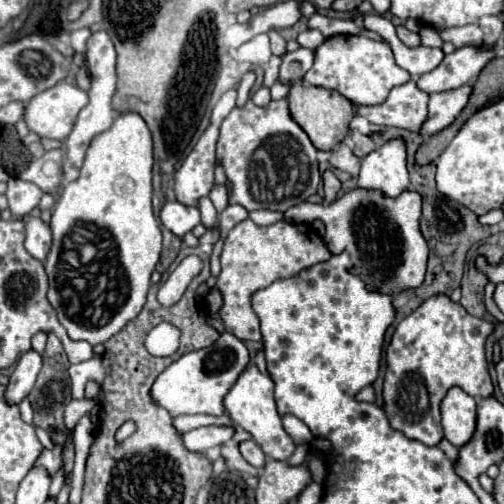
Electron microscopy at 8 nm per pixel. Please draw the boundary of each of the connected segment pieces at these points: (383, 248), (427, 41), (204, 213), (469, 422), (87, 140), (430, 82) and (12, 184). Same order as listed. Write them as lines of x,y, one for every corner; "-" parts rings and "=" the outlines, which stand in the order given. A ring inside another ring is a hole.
355,188
327,206
301,202
289,208
283,218
291,224
321,220
325,224
323,240
327,248
333,254
349,250
353,256
353,272
357,272
369,288
397,294
403,288
417,288
423,282
429,250
419,230
421,196
417,192
403,192
397,198
385,198
381,192
=
423,26
421,32
419,32
419,36
421,36
421,42
425,46
437,46
437,48
441,48
441,44
443,44
441,36
433,28
429,28
429,26
=
201,198
201,202
199,202
199,212
201,212
201,224
203,224
205,228
217,228
219,216
217,216
217,210
215,210
215,206
211,204
209,198
=
459,386
449,388
441,400
441,424
445,438
455,448
473,436
473,416
477,416
477,400
=
99,30
95,32
91,38
89,38
89,44
87,44
87,52
85,52
85,60
87,60
87,68
89,68
89,74
91,74
91,88
89,88
89,104
79,112
77,116
77,122
65,142
65,154
67,154
67,162
71,166
81,166
83,164
83,158
85,158
85,152
87,152
87,146
91,144
91,140
105,132
111,124
113,124
113,108
111,108
111,98
115,94
115,84
117,84
117,72
115,72
115,60
117,60
117,52
115,52
115,46
109,38
109,34
105,30
=
459,48
451,54
447,54
441,64
419,76
415,80
417,88
433,94
433,92
447,92
465,84
473,84
473,80
479,76
481,68
493,58
491,48
485,50
475,50
475,48
=
11,178
7,182
7,200
9,200
9,210
15,218
25,218
39,206
43,192
35,186
29,184
21,178

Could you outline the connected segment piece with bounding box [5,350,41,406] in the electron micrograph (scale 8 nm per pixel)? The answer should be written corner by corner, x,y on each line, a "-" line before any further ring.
33,350
25,352
19,358
19,362
17,362
17,366
15,366
15,370
13,370
11,378
9,378
9,384
5,388
7,404
11,404
11,406
19,406
21,404
21,400
35,386
39,370
41,370
41,356
37,352
33,352

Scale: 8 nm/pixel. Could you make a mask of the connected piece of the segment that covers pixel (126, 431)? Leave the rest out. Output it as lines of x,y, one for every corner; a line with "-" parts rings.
127,420
127,422
123,422
121,424
121,428
115,432
115,440
117,440
117,444
121,444
125,438
129,438
133,432
135,432
135,422
133,420

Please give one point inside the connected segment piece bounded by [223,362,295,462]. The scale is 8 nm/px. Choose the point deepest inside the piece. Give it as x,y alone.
250,404

